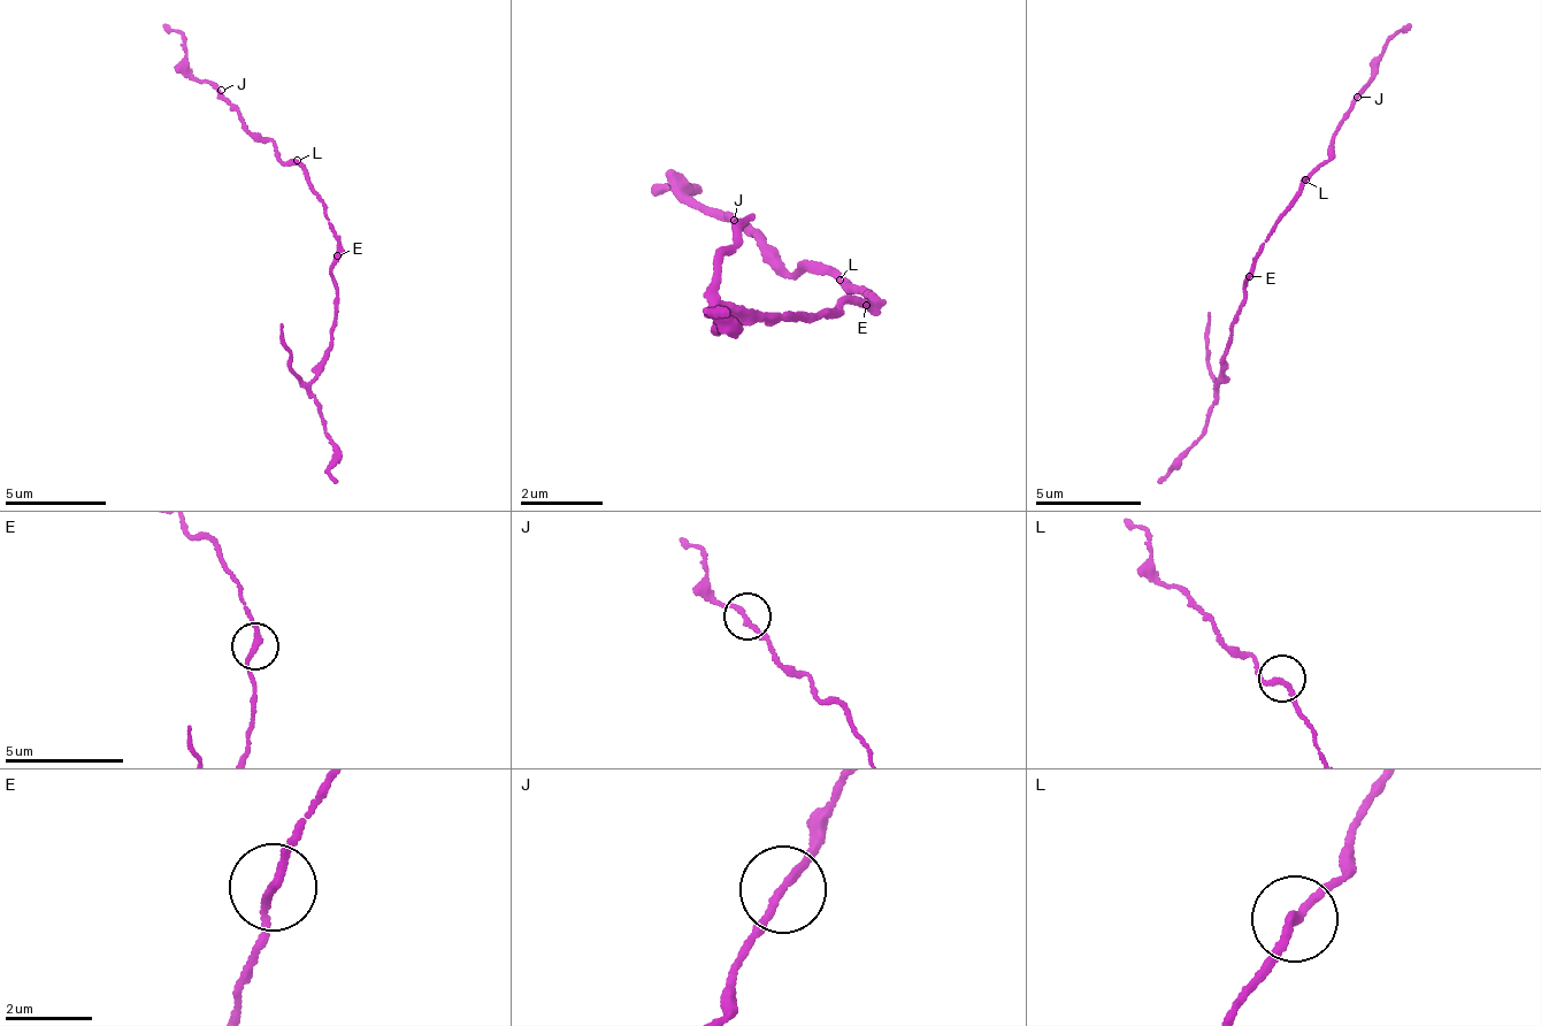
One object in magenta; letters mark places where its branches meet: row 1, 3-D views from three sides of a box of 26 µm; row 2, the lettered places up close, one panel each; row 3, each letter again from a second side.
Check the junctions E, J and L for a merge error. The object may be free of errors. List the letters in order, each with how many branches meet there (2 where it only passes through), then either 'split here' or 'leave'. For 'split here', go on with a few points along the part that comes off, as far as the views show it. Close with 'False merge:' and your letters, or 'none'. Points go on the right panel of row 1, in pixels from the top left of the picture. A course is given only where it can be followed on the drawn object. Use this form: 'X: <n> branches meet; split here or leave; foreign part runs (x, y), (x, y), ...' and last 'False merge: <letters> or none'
E: 2 branches meet; split here; foreign part runs (1250, 275), (1216, 404), (1201, 439), (1157, 483)
J: 2 branches meet; leave
L: 2 branches meet; leave
False merge: E

